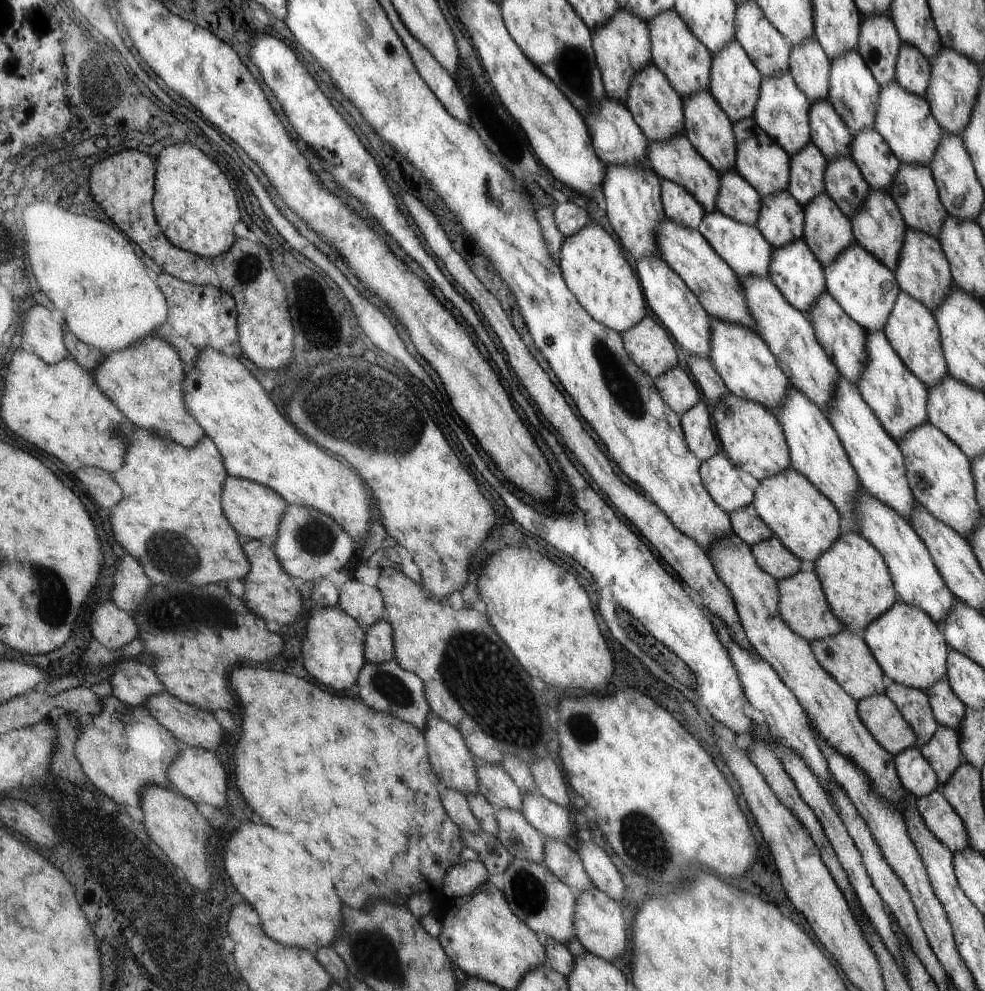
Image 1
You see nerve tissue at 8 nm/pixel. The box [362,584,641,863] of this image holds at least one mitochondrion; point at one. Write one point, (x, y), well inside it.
(451, 671)

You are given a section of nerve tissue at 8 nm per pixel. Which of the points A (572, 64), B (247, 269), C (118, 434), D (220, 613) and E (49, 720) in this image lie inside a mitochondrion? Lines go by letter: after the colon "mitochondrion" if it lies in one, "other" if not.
A: mitochondrion
B: mitochondrion
C: mitochondrion
D: mitochondrion
E: other

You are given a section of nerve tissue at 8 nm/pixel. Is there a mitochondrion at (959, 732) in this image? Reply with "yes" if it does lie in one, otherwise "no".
no

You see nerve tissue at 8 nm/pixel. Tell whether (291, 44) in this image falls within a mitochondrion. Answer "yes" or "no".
no

